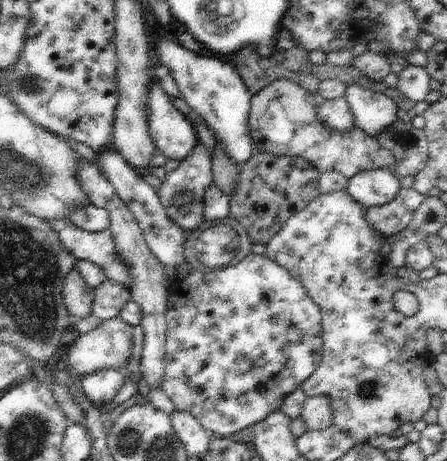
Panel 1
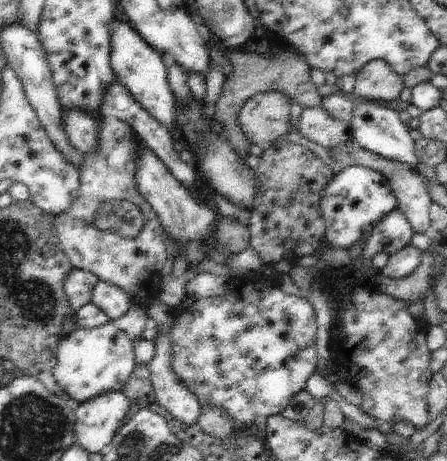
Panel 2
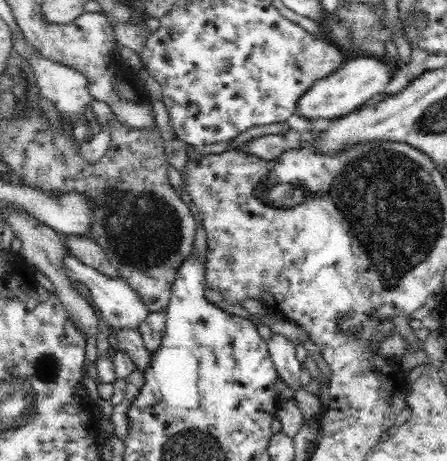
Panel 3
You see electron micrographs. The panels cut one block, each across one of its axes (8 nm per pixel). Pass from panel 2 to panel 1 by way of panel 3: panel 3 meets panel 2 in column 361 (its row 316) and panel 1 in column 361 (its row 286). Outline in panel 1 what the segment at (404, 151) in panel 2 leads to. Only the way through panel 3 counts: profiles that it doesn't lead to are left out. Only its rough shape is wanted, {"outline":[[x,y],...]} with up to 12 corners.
{"outline":[[347,84],[353,128],[379,138],[397,122],[385,94]]}

